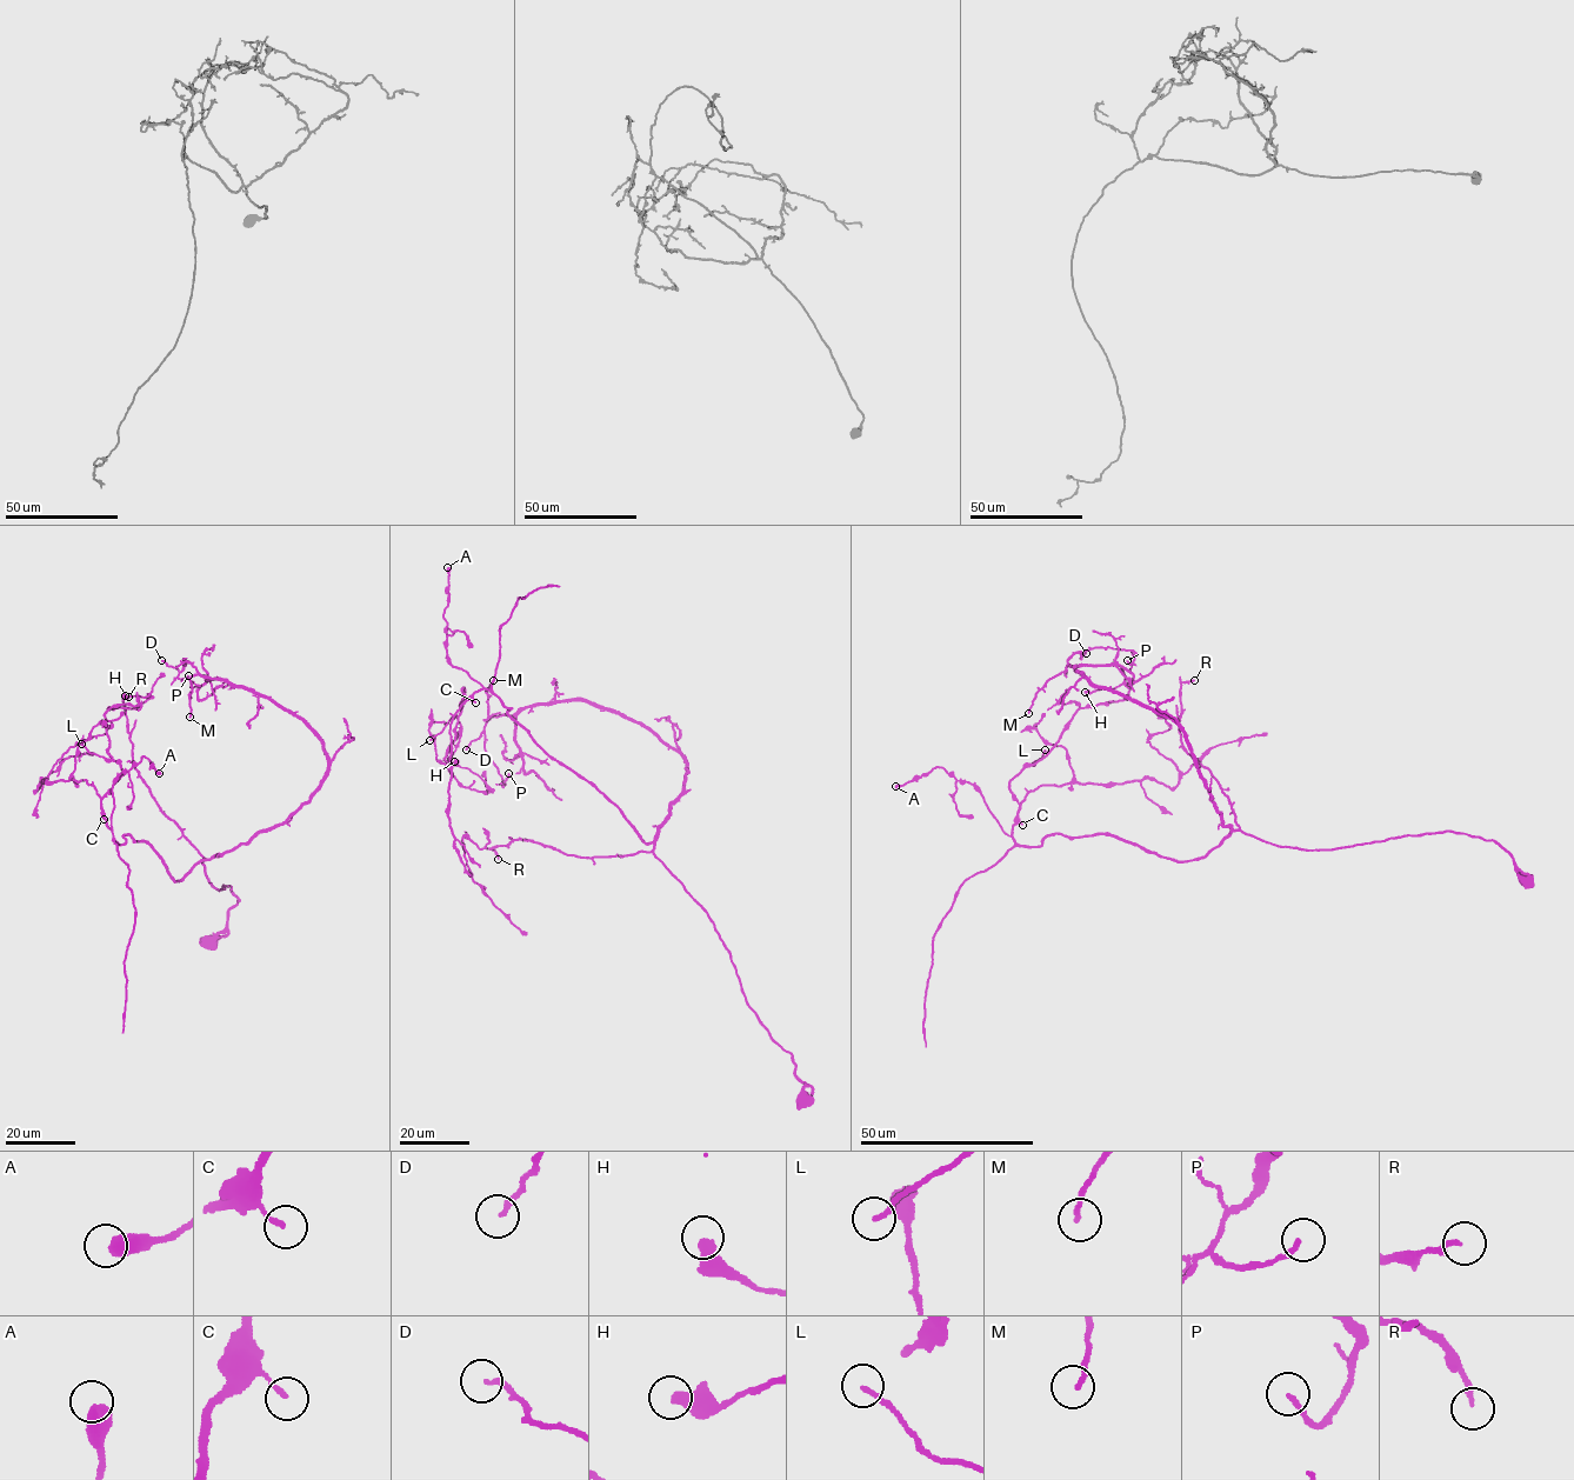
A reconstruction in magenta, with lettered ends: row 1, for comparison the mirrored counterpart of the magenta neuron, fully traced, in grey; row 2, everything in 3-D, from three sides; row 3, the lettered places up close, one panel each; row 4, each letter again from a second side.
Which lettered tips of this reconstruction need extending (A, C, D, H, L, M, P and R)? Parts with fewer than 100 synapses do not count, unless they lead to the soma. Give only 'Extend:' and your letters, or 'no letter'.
Extend: no letter

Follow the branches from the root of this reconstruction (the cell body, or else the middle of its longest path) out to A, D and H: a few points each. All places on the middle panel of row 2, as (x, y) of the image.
A: (805, 1100), (792, 1054), (747, 1004), (713, 921), (654, 842), (453, 667), (447, 567)
D: (805, 1100), (713, 921), (654, 854), (687, 771), (680, 753), (578, 700), (491, 717), (466, 750)
H: (805, 1100), (713, 921), (614, 804), (486, 688), (462, 702), (462, 688), (444, 758), (489, 792), (454, 761)

